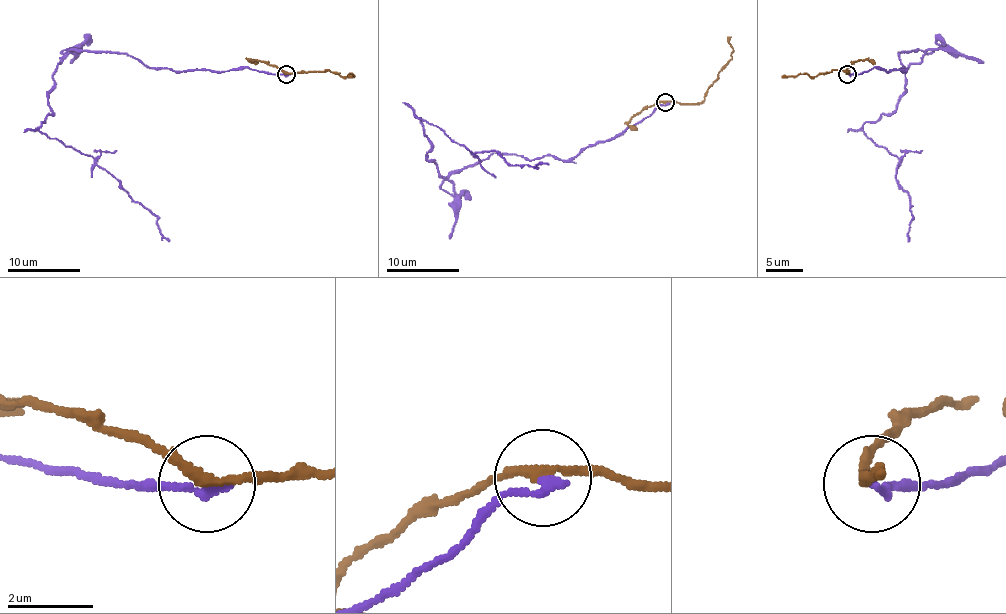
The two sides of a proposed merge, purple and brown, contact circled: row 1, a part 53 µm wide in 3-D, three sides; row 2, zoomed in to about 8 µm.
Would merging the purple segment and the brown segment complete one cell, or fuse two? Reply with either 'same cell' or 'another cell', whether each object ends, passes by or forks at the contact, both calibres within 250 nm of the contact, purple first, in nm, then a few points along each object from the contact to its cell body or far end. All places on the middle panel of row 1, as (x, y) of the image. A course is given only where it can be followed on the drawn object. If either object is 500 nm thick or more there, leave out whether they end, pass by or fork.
another cell | purple ends | brown passes by | 200/200 nm | purple via (665, 103), (573, 158), (491, 152), (446, 178), (427, 158), (418, 117), (473, 154), (548, 163) | brown via (665, 103), (699, 103), (703, 99), (719, 70), (732, 57), (732, 46), (727, 37)

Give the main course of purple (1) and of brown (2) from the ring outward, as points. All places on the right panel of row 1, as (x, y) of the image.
1: (848, 74), (904, 70), (897, 52), (923, 52), (904, 74), (897, 107), (862, 129), (899, 160), (908, 242)
2: (848, 74), (844, 70), (782, 78)

